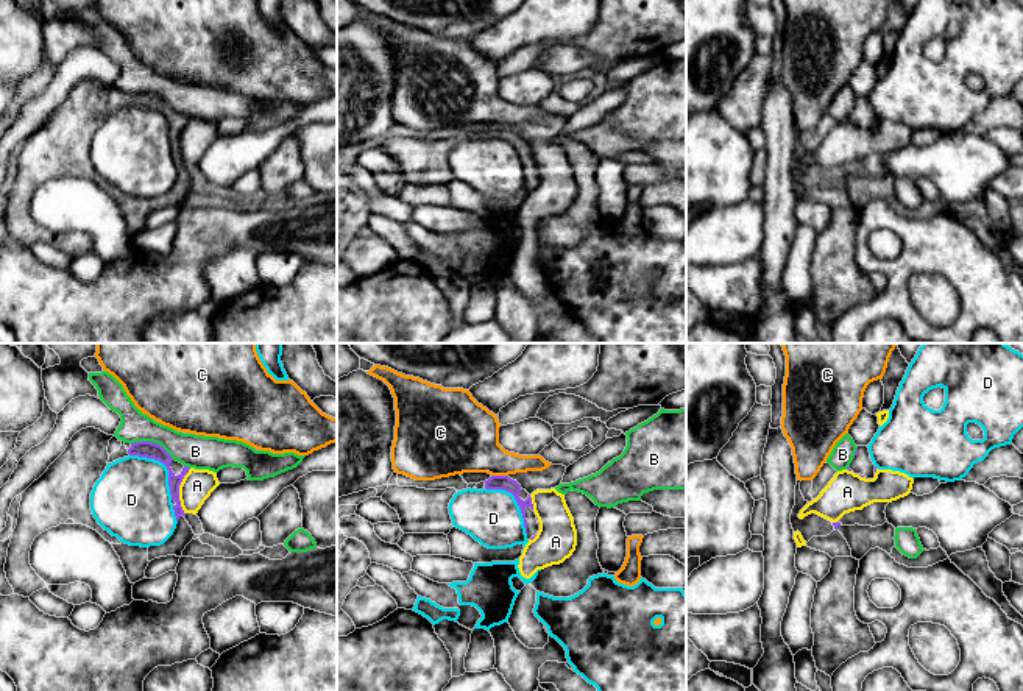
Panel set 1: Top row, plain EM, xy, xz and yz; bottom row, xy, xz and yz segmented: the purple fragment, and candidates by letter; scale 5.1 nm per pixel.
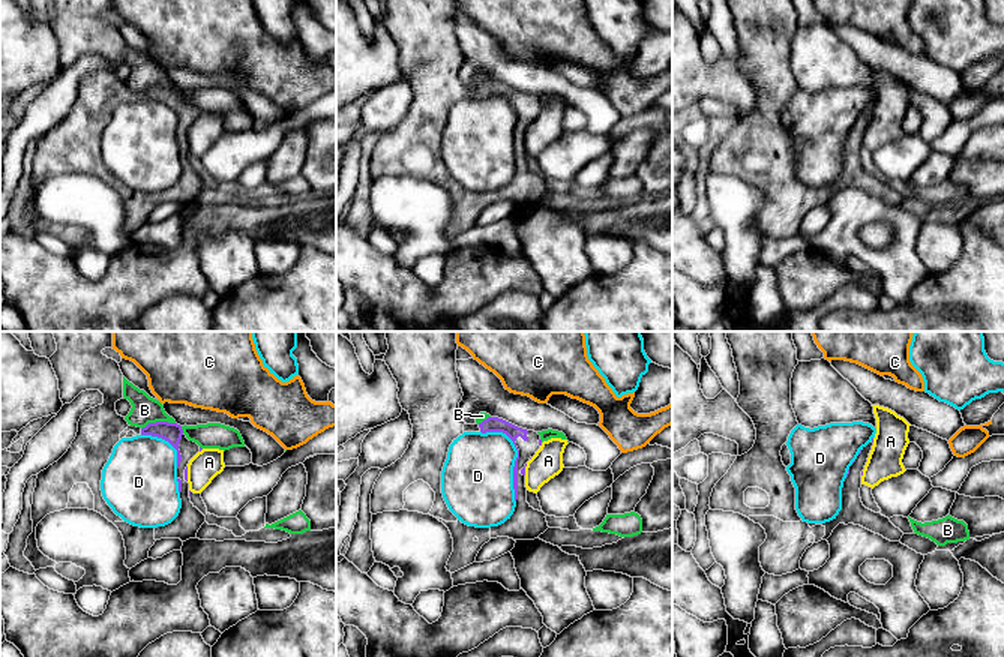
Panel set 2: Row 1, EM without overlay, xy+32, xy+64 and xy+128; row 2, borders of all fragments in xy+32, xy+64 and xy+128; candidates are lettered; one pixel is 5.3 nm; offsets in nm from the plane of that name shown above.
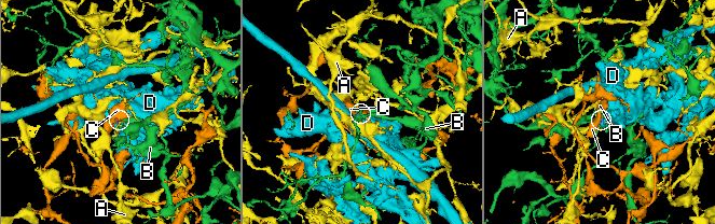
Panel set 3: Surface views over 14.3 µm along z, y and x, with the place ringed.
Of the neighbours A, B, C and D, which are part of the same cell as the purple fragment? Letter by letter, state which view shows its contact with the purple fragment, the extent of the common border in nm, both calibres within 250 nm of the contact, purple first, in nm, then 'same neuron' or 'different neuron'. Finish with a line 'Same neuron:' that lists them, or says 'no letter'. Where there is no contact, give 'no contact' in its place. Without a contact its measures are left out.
A: meets purple in xy; contact 240 nm long; 80 nm thick on the purple side, 160 nm on the other; different neuron
B: meets purple in xy; contact 240 nm long; 90 nm thick on the purple side, 180 nm on the other; different neuron
C: meets purple in xz; contact 90 nm long; 80 nm thick on the purple side, 340 nm on the other; different neuron
D: meets purple in xy; contact 320 nm long; 90 nm thick on the purple side, 400 nm on the other; different neuron
Same neuron: no letter

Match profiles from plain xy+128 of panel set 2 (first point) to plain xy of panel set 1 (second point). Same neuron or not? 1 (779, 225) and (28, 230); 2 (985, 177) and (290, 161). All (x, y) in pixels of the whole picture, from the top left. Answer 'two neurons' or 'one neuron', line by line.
1: one neuron
2: two neurons

